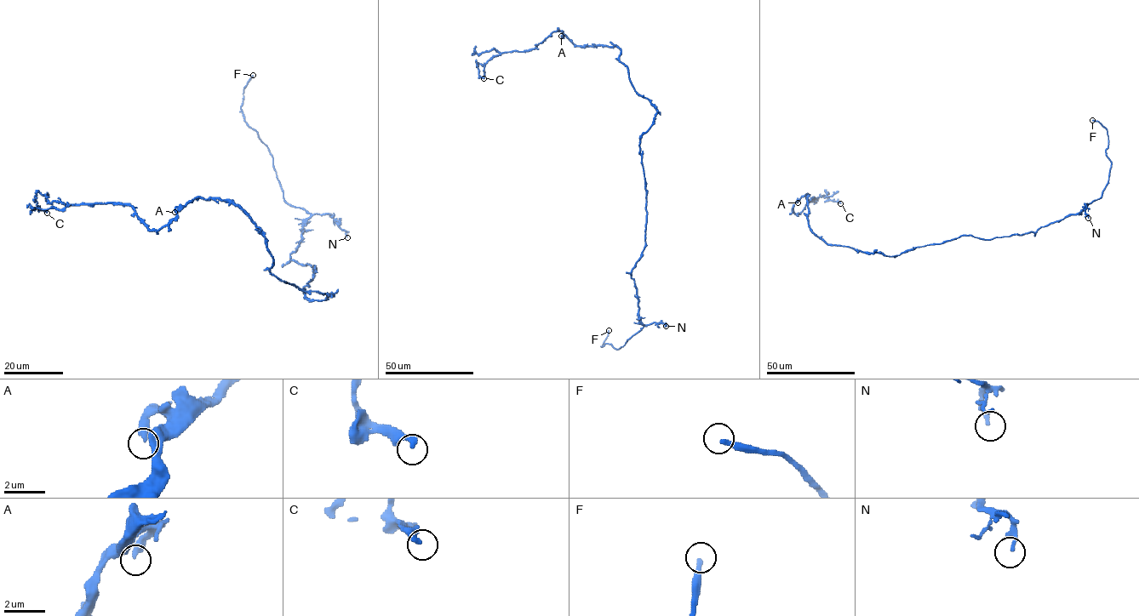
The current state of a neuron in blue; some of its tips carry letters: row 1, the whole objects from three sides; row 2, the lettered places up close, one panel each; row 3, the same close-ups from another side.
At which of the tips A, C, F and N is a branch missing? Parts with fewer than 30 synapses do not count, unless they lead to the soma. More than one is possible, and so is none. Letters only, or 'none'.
F

